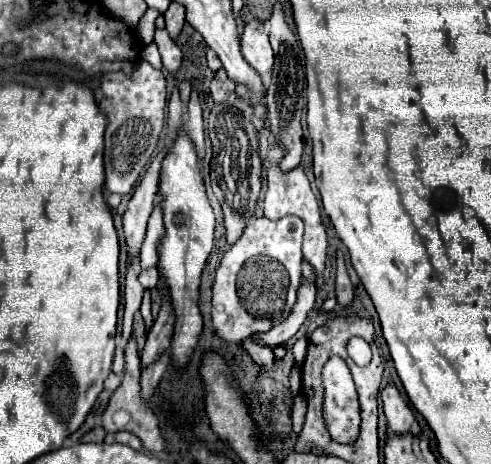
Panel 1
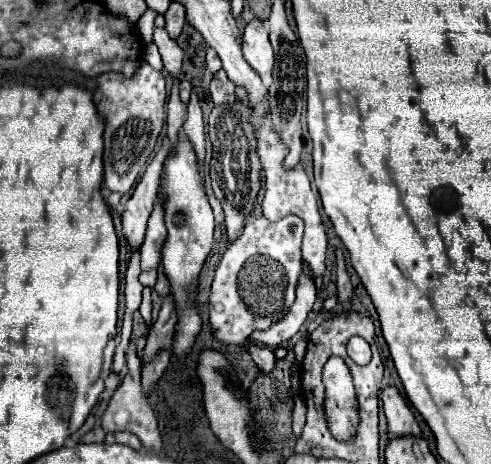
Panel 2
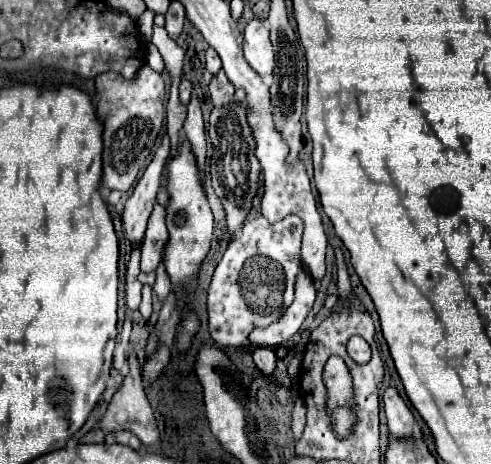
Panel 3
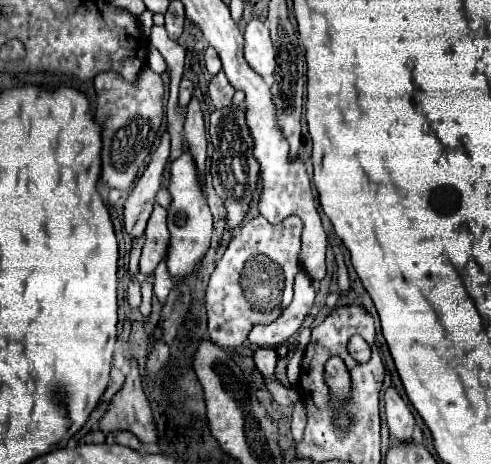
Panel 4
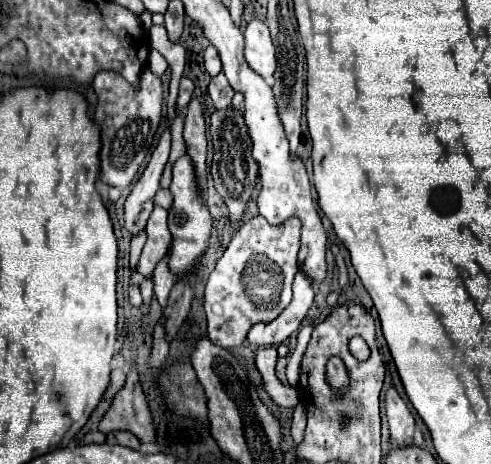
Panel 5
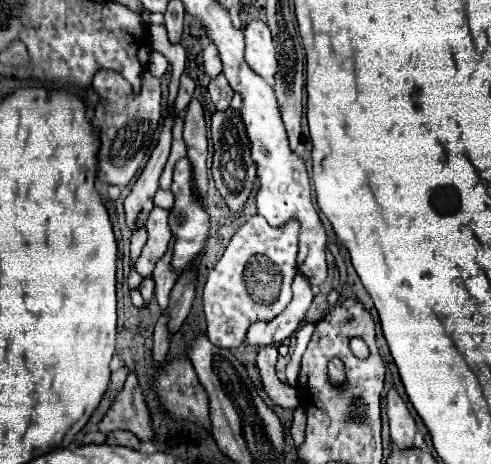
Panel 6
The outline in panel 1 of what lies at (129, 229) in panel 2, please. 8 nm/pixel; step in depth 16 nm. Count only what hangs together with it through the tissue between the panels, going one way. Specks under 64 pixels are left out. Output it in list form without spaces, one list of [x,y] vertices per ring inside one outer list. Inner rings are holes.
[[[166,148],[160,150],[158,156],[152,160],[152,164],[146,170],[140,186],[134,190],[134,196],[128,202],[128,210],[124,214],[124,236],[126,236],[126,246],[128,246],[128,266],[140,254],[146,224],[148,224],[148,218],[150,218],[154,202],[156,202],[160,162],[162,162],[164,154],[166,154]]]

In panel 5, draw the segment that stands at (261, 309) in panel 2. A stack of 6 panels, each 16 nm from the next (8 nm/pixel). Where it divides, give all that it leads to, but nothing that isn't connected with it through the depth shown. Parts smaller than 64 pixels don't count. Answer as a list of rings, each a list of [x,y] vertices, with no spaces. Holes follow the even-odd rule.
[[[256,216],[240,226],[206,284],[204,308],[210,342],[220,348],[238,348],[254,324],[272,322],[282,314],[292,302],[292,282],[300,272],[298,250],[300,220],[296,220],[296,216],[278,226]]]

